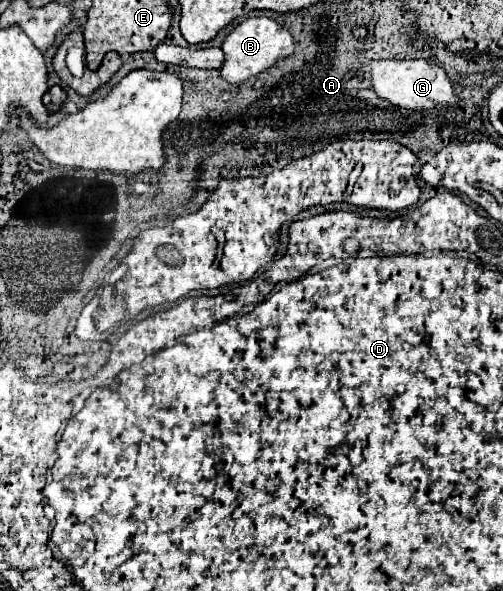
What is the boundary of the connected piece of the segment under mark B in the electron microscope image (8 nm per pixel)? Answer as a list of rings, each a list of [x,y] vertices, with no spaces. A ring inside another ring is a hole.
[[[245,17],[245,19],[241,19],[231,29],[231,33],[225,35],[221,49],[225,53],[225,59],[223,59],[219,73],[229,83],[241,83],[249,77],[255,77],[261,71],[275,65],[277,59],[287,57],[295,51],[291,33],[285,27],[281,27],[275,19],[269,19],[269,17]]]

